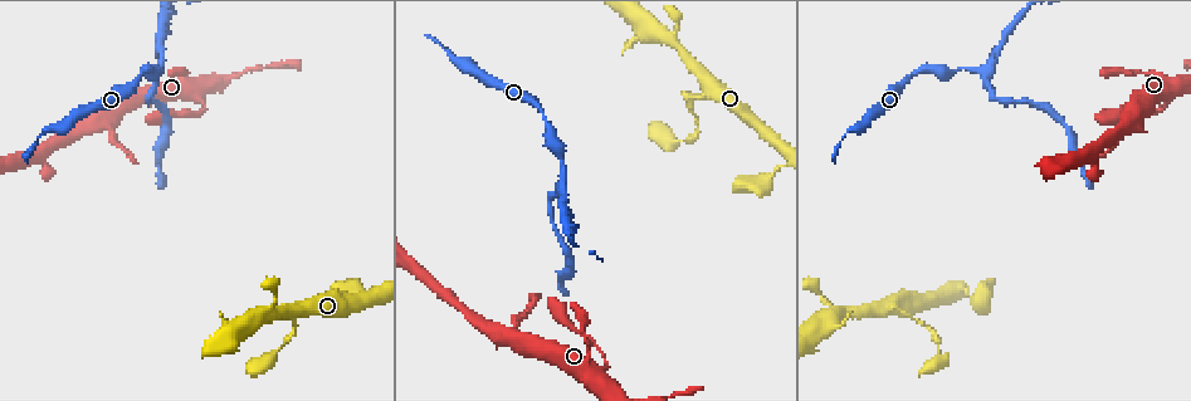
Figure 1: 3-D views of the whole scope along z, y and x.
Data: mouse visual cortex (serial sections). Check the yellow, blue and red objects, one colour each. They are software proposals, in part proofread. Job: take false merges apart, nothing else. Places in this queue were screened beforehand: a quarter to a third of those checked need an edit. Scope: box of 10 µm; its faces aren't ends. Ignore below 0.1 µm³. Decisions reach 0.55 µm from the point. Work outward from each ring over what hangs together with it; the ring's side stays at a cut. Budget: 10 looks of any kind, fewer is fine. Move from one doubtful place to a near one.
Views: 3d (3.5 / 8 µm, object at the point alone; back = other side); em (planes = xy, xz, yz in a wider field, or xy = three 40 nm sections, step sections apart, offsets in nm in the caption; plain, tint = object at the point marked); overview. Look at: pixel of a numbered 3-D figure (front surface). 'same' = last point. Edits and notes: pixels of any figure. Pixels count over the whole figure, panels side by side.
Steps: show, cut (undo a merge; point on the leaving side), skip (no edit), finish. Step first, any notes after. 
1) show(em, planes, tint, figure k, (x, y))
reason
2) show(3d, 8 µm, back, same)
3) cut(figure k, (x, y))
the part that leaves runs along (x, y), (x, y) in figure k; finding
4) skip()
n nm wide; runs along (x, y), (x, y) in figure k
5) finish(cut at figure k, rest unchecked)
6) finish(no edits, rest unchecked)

show(3d, 3.5 µm, figure 1, (979, 72))
three-way junction

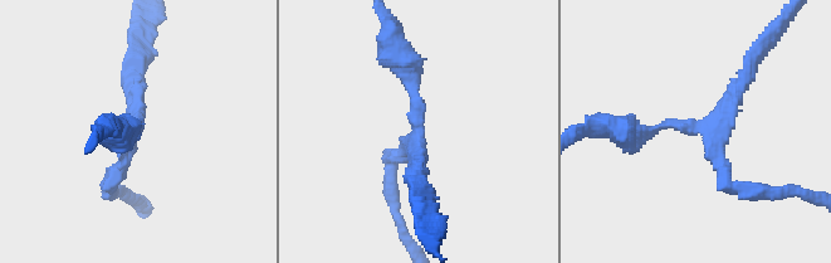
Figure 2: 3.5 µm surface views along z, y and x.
show(em, xy, step 1, plain, figure 2, (704, 127))
3 arms; arms of 200, 200, 200 nm; shape alone is not enough

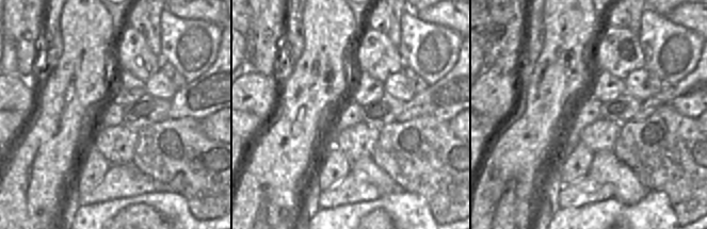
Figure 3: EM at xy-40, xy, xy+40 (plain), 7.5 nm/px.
show(em, xy, step 1, tint, same)
with the object marked

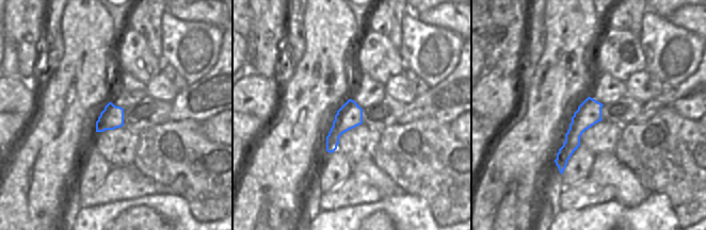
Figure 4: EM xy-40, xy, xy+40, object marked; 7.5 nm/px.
skip()
runs along (402, 59), (418, 140), (391, 173) in figure 2; one cell here

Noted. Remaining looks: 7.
show(3d, 8 µm, figure 1, (206, 110))
thick turns thin

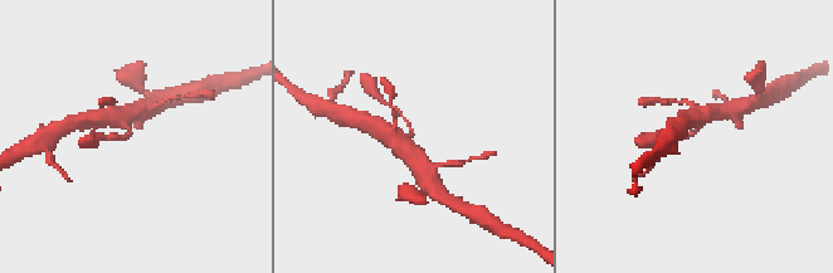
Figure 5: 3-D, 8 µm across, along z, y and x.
show(em, planes, tint, same)
arms of 150, 500 nm

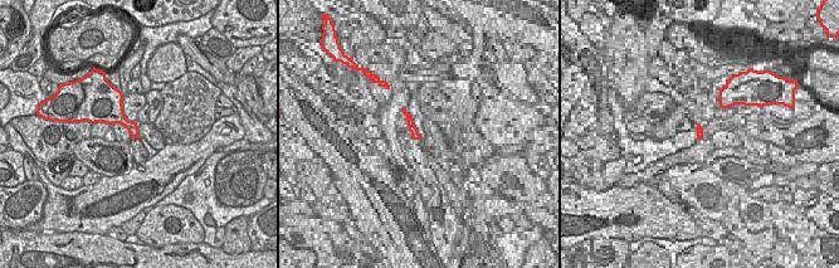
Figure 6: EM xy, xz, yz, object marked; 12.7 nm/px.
skip()
runs along (696, 116), (693, 133), (665, 137) in figure 5; all the same cell

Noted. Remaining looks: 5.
show(3d, 3.5 µm, back, figure 1, (691, 102))
abrupt turn

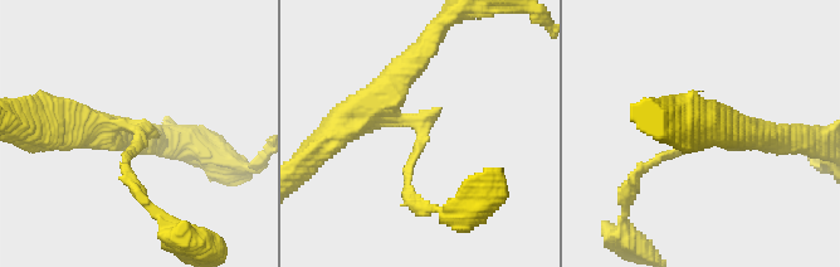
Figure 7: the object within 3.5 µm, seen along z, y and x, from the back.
show(em, planes, tint, figure 7, (421, 133))
arms of 100, 450 nm; need the tissue

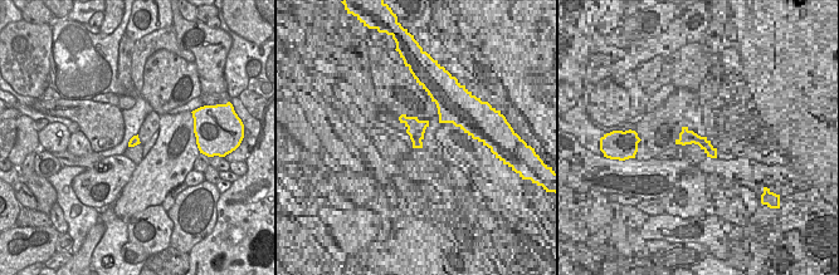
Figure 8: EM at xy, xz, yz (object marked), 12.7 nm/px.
show(em, xy, step 2, tint, same)
cut it another way

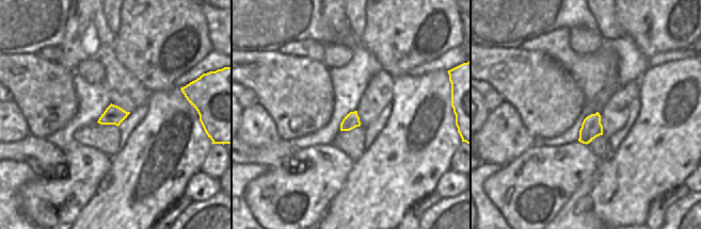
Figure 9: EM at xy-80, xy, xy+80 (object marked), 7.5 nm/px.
cut(figure 7, (672, 154))
two cells meet here

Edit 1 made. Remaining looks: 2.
show(3d, 3.5 µm, figure 1, (773, 175))
sharp bend

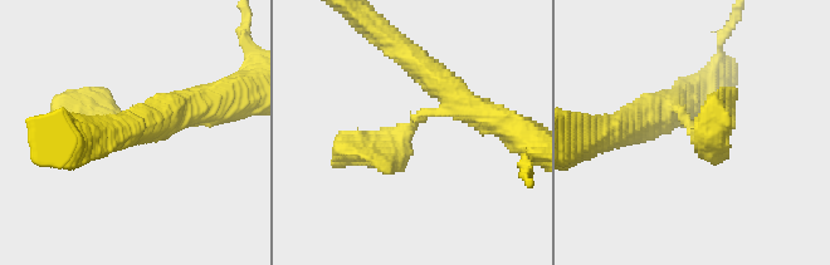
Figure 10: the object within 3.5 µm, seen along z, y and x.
show(em, xy, step 2, tint, figure 10, (411, 128))

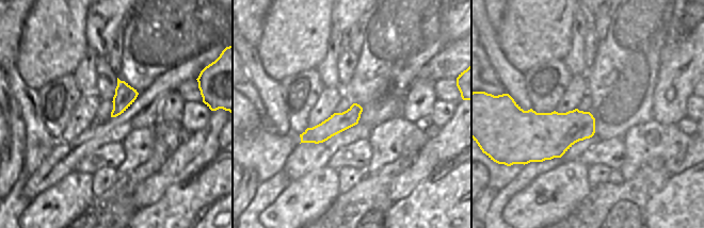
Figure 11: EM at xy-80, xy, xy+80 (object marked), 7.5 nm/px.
skip()
runs along (358, 109), (347, 119), (303, 140) in figure 11; one cell here

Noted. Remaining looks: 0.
finish(cut at figure 7, rest unchecked)

